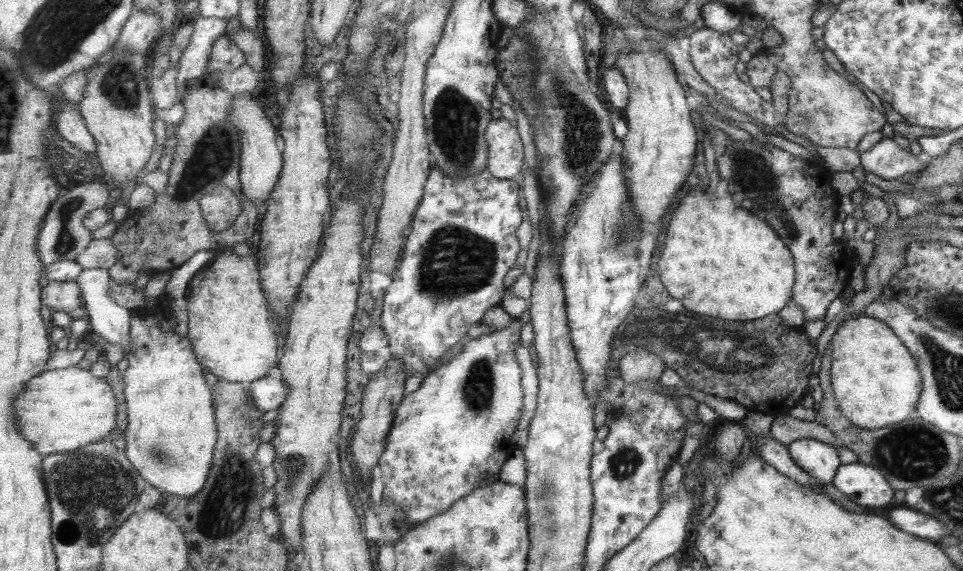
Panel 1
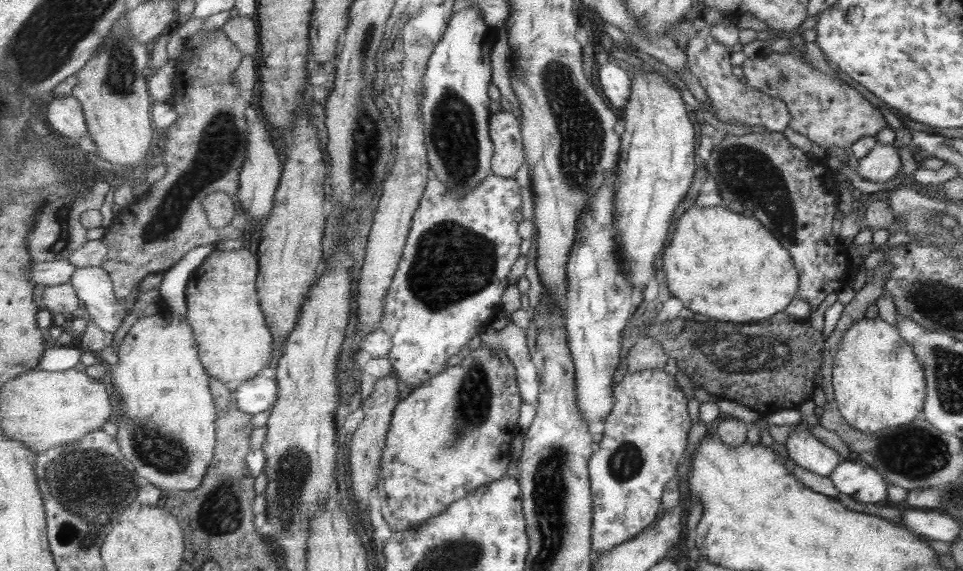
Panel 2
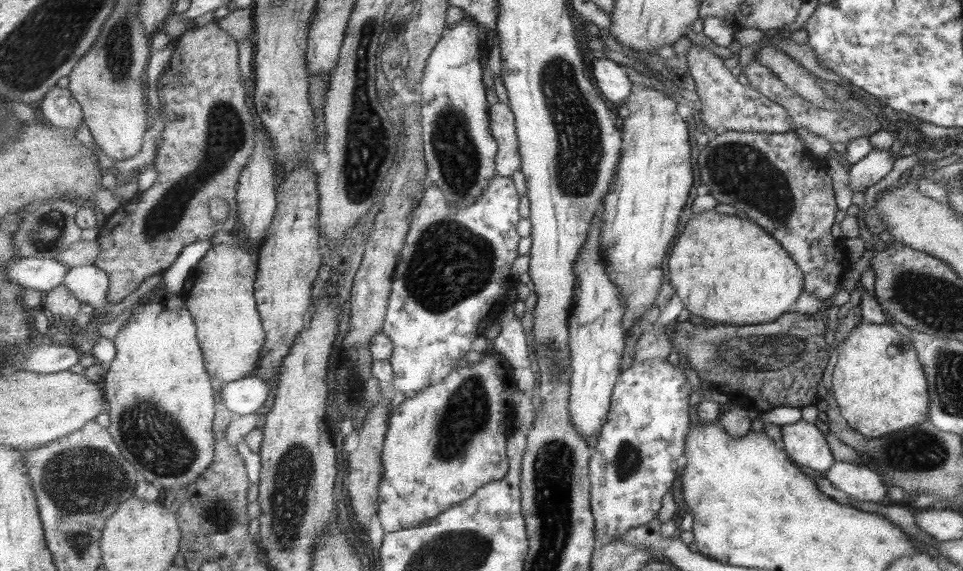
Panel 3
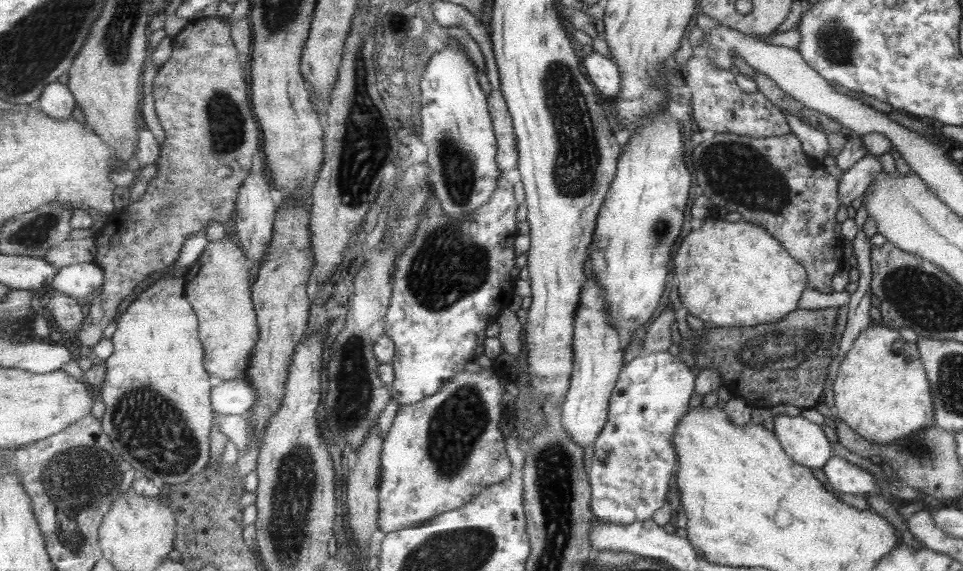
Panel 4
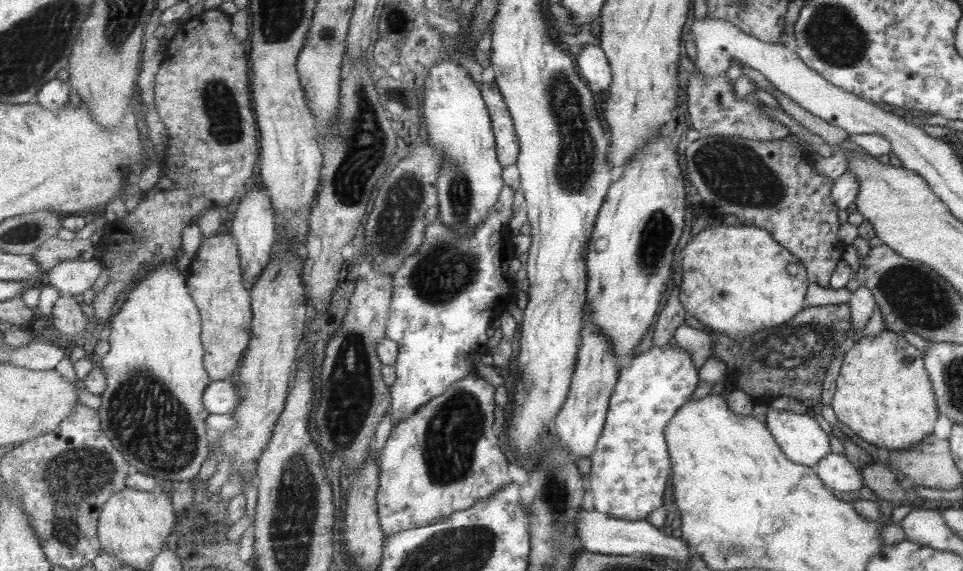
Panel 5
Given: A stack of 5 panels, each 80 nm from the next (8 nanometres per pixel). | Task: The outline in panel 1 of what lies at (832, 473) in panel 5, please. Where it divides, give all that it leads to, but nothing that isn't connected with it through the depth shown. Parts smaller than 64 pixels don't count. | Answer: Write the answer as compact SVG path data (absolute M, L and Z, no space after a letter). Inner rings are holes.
M857 461L840 465L830 483L859 506L883 506L893 496L880 470Z

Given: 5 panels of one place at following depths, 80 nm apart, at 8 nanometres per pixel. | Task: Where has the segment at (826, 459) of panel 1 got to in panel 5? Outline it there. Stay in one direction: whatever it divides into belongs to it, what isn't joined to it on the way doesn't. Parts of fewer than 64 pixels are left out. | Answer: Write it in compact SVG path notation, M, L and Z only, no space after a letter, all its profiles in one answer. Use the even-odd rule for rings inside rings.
M767 405L764 425L780 450L794 463L814 467L829 452L829 440L817 422L803 413L773 409Z

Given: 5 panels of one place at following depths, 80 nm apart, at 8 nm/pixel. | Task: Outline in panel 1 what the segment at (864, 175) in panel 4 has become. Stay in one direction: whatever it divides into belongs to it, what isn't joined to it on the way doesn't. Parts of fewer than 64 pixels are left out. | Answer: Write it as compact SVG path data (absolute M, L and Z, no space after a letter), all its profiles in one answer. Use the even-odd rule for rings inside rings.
M883 138L865 152L858 154L863 170L883 180L894 180L905 173L917 173L928 160L900 149L891 139Z

